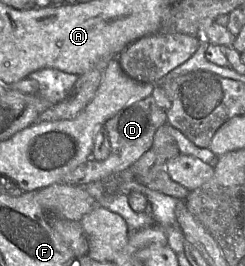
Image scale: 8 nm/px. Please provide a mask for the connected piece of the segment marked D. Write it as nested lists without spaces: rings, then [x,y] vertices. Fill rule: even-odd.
[[[152,95],[125,106],[103,125],[109,135],[111,145],[109,157],[103,161],[97,161],[93,158],[88,159],[86,162],[68,172],[63,177],[61,183],[81,186],[128,168],[141,155],[152,148],[156,130],[160,126],[166,125],[166,123],[166,111],[157,106]]]

